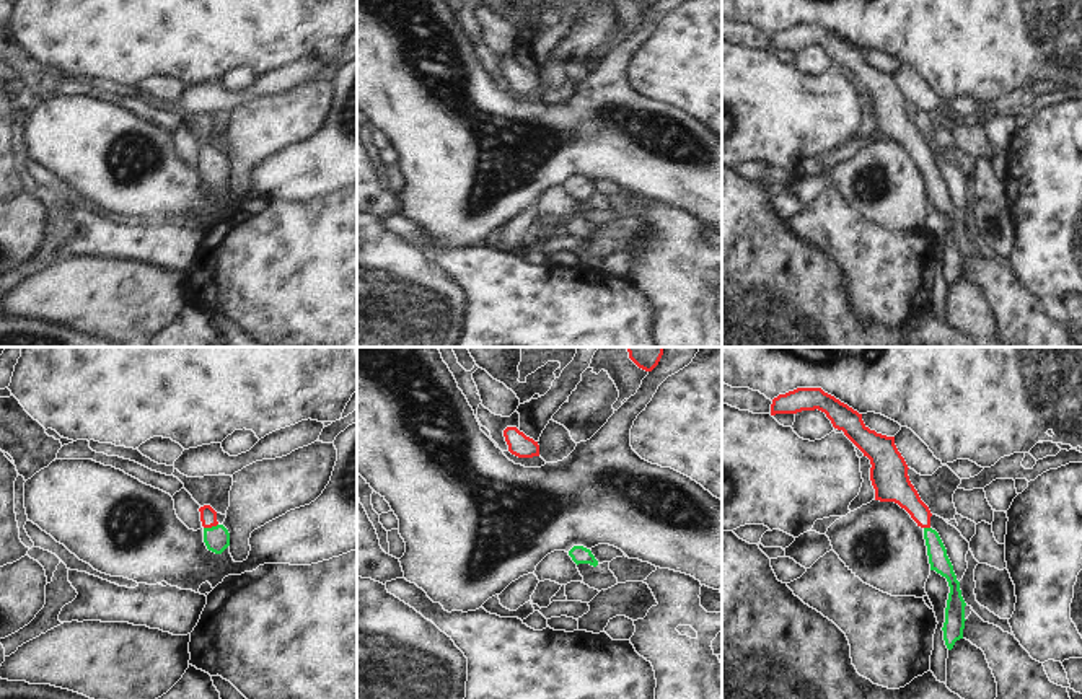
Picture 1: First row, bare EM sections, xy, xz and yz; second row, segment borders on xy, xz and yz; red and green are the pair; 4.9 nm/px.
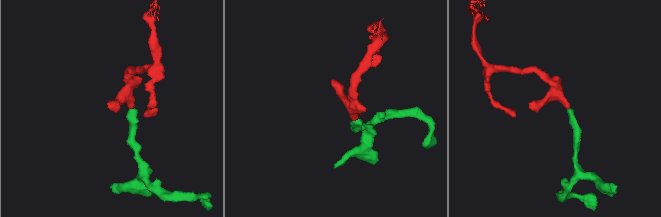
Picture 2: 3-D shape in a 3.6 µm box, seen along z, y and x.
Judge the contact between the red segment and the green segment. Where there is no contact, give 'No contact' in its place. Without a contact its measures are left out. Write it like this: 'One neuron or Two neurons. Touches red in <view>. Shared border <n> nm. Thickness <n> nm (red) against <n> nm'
One neuron. Touches red in xy. Shared border 80 nm. Thickness 80 nm (red) against 130 nm

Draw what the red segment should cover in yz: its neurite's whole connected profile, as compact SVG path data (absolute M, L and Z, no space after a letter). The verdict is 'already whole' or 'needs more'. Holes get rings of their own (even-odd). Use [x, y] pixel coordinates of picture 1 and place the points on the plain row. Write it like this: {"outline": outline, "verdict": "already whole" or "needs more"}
{"outline": "M797 23L772 34L771 51L797 49L802 46L821 46L833 62L844 70L870 95L870 116L875 124L875 135L895 137L924 165L930 205L947 213L950 228L945 243L943 275L948 285L963 274L965 235L947 184L935 165L930 163L930 145L921 135L909 116L908 99L895 80L895 72L870 65L862 49L841 37L821 23Z", "verdict": "needs more"}

